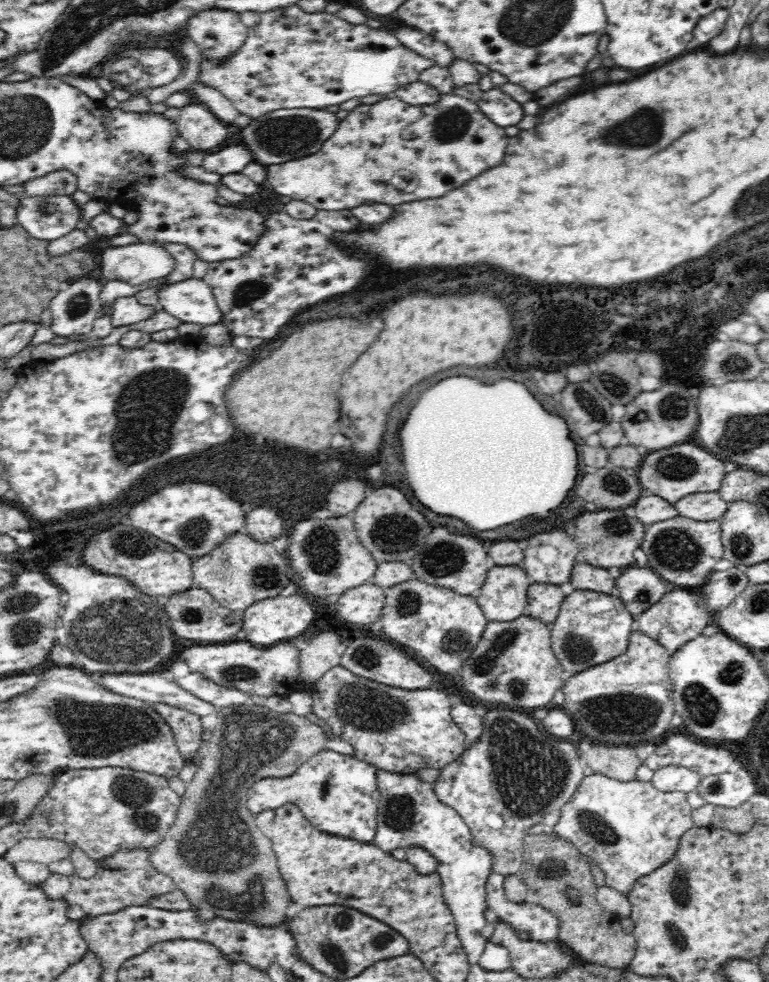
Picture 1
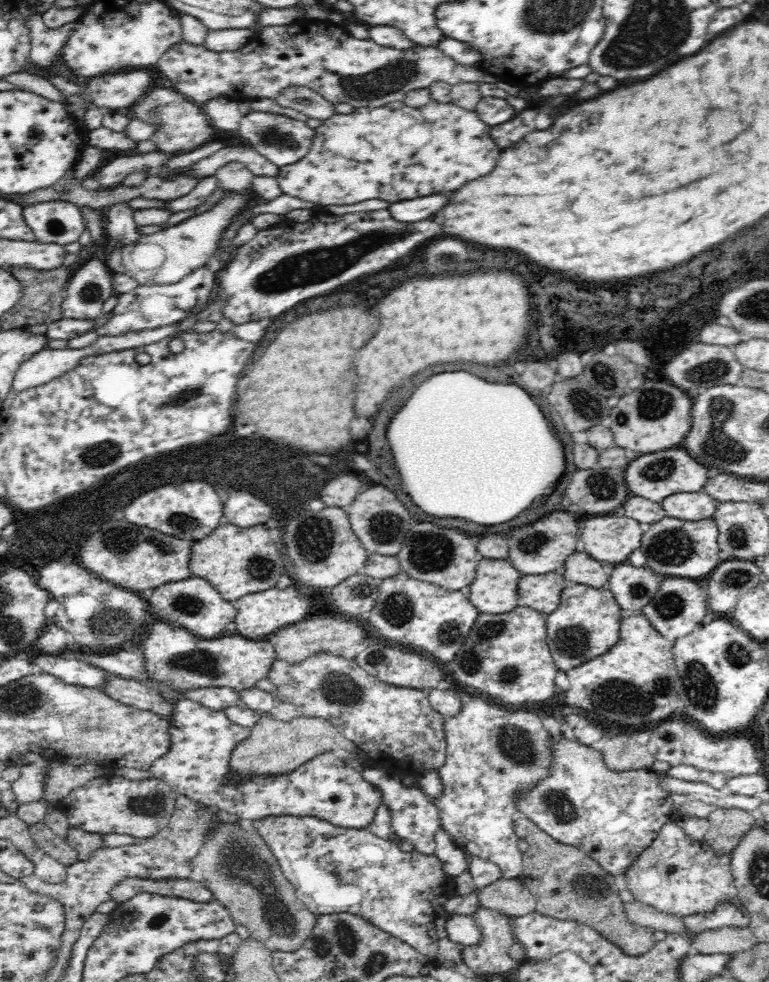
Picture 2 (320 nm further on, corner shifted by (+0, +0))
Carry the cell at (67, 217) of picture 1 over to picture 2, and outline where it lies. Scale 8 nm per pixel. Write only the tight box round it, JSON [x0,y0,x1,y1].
[23,201,85,246]

